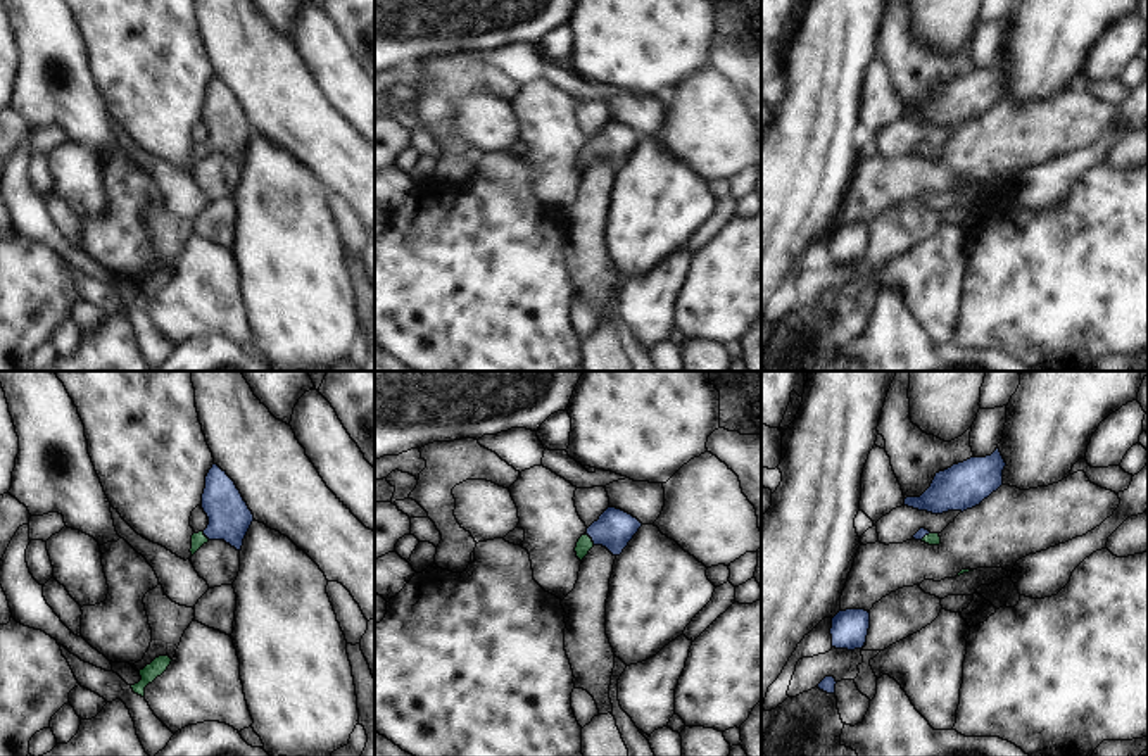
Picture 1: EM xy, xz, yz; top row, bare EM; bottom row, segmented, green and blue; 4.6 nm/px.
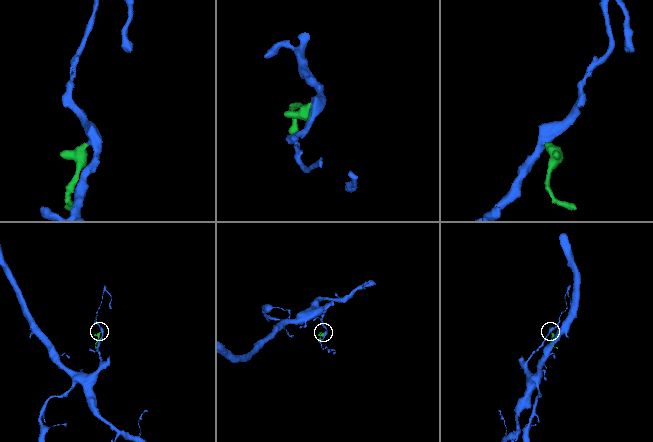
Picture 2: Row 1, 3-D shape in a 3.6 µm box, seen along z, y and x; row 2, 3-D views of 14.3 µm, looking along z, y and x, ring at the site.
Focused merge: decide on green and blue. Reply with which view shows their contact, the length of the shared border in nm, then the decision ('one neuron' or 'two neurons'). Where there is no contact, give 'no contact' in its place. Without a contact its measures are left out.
meets green in xz; contact 80 nm long; one neuron

